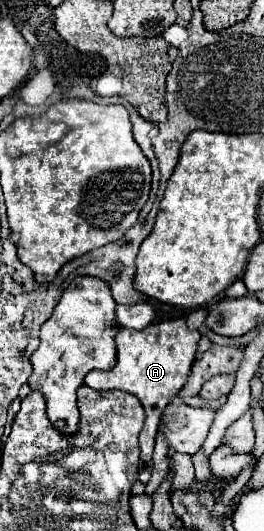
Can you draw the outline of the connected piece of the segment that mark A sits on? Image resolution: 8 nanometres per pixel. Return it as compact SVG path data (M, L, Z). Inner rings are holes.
M184 318L166 320L150 324L144 330L130 330L122 328L116 336L116 348L118 348L118 362L110 372L94 370L86 376L86 386L94 390L112 390L120 388L124 392L134 394L140 404L146 410L146 422L140 434L140 474L138 480L146 484L150 480L152 472L152 450L154 450L154 438L158 432L158 422L162 416L162 410L168 406L170 398L180 392L180 388L186 384L186 378L190 374L192 362L196 358L196 348L200 342L200 332L190 330L186 326Z

